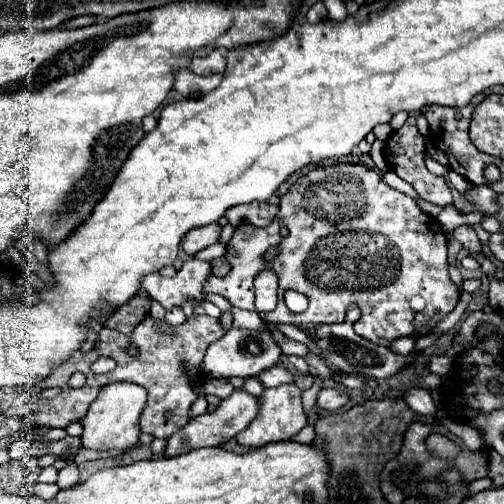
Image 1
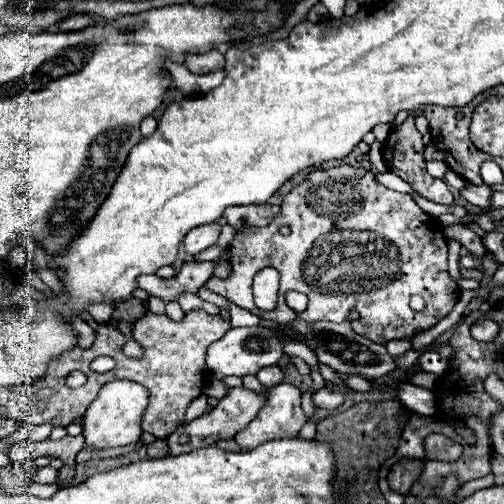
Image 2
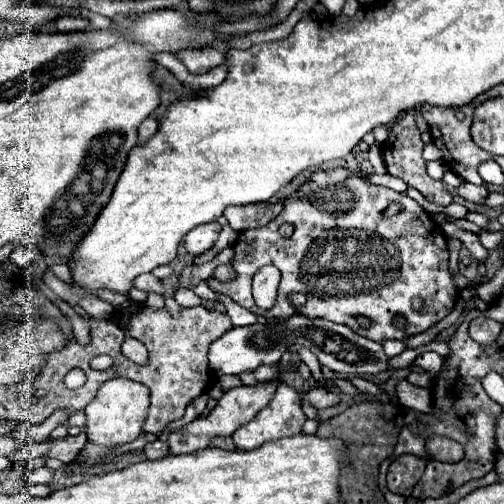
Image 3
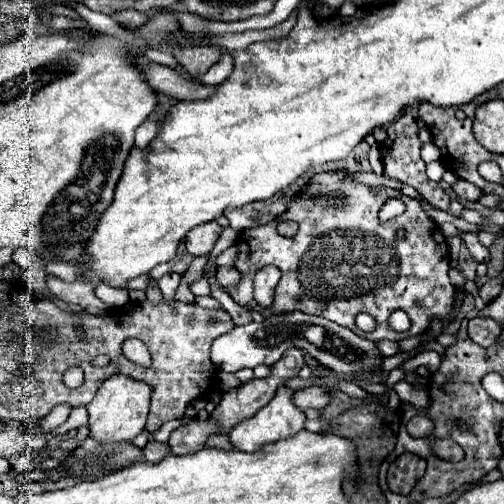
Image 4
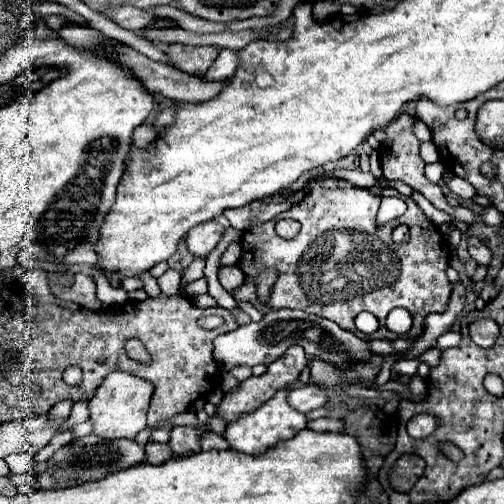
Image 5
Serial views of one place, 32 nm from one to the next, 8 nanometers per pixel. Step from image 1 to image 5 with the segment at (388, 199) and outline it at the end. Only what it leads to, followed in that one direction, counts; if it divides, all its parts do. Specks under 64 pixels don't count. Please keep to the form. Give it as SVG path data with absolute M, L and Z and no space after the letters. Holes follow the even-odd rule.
M318 180L312 184L302 202L294 204L290 210L278 216L292 218L302 224L296 238L282 240L276 236L274 224L278 218L244 232L240 240L242 256L238 266L250 278L250 282L232 292L234 298L252 302L262 314L266 310L298 308L308 314L328 318L366 340L394 340L396 334L386 328L384 320L392 308L402 306L410 310L414 324L406 334L400 336L408 340L418 336L424 328L426 314L446 310L452 292L452 284L446 278L450 252L440 228L424 216L424 212L412 202L410 196L402 196L392 188L384 188L382 196L402 198L408 204L408 210L400 218L378 226L376 212L380 206L380 196L372 196L366 188L352 186L344 180ZM398 224L406 224L410 228L408 244L392 242L390 234ZM266 268L274 268L278 278L270 290L268 300L260 300L256 292L256 278ZM362 310L372 312L380 320L380 328L370 336L358 332L354 326L354 318Z

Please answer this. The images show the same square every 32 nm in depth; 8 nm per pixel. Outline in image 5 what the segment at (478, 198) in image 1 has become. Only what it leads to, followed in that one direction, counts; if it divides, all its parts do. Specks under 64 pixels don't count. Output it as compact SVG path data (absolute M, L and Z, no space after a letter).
M448 170L444 172L442 182L444 182L444 186L446 186L452 194L456 194L456 196L460 196L460 198L472 198L472 196L476 194L474 188L472 188L472 184L468 184L466 180L462 180L462 178L454 176L454 174L450 174Z

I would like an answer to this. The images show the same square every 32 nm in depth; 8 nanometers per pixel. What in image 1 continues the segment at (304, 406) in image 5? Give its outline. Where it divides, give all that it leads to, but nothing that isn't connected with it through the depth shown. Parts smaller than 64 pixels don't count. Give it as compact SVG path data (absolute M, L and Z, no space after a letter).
M322 388L320 396L316 398L316 406L330 410L330 412L338 410L346 402L348 402L348 394L344 390L338 390L338 388Z

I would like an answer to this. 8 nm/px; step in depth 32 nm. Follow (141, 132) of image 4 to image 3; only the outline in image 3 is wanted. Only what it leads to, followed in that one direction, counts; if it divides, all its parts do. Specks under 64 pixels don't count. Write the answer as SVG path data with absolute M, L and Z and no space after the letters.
M148 117L142 122L138 129L137 144L147 142L158 130L158 122L152 117Z

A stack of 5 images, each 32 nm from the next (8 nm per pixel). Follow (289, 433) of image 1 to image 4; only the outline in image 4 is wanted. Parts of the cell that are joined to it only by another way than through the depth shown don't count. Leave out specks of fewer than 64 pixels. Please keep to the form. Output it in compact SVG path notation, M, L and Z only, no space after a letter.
M280 388L276 392L276 396L264 406L260 408L252 418L236 424L230 432L228 432L228 438L232 442L232 446L240 452L258 452L262 450L266 444L274 444L278 440L284 440L284 438L290 438L294 434L298 434L302 428L304 428L304 422L306 422L306 416L304 412L300 412L294 404L292 404L292 390L290 388Z

